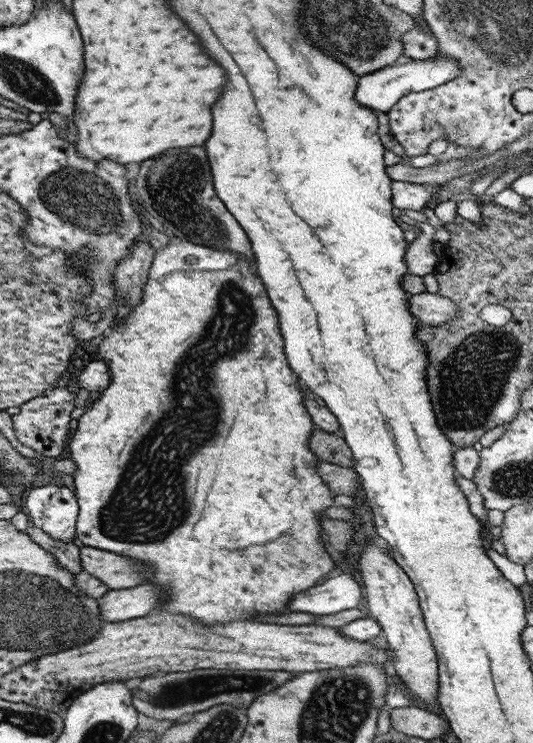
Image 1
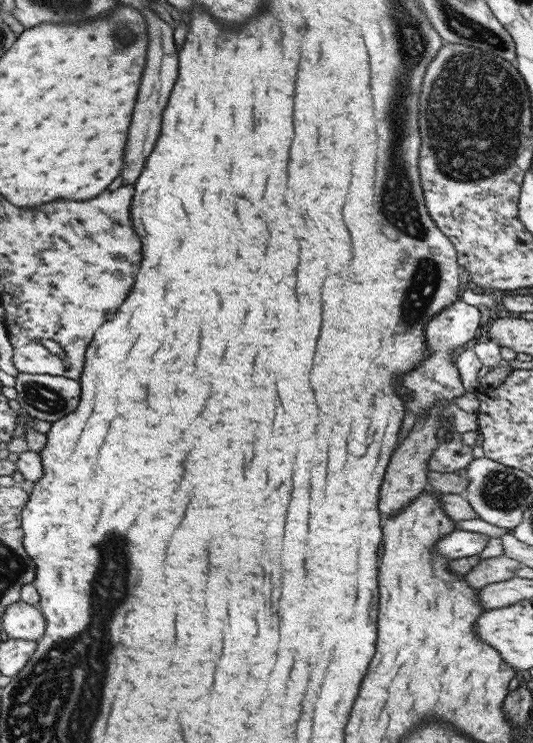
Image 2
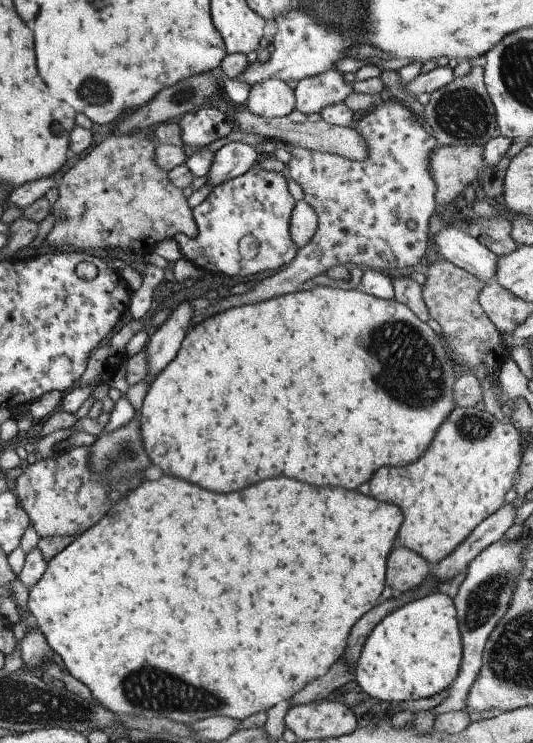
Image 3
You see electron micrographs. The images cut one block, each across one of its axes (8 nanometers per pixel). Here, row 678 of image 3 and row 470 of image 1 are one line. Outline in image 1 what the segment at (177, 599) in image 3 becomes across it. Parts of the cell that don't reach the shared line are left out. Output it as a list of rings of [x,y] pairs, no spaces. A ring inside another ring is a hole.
[[[173,237],[169,238],[169,242],[163,249],[158,249],[154,254],[151,266],[148,268],[147,280],[143,287],[142,297],[140,302],[134,305],[134,307],[120,320],[113,320],[114,324],[109,326],[108,330],[104,333],[103,339],[98,344],[98,355],[100,361],[105,363],[107,370],[109,370],[109,385],[105,389],[101,390],[101,394],[91,406],[78,418],[76,430],[70,432],[67,440],[68,446],[66,446],[66,452],[69,452],[68,459],[74,462],[74,473],[72,478],[75,487],[76,504],[78,506],[78,515],[75,521],[75,532],[77,538],[82,542],[83,546],[95,547],[103,549],[115,554],[121,553],[123,556],[137,559],[143,564],[149,564],[153,570],[153,574],[150,574],[146,578],[144,583],[153,583],[159,585],[164,590],[164,598],[162,598],[162,606],[160,610],[155,611],[167,611],[168,613],[185,615],[191,617],[194,621],[201,623],[202,625],[220,625],[226,622],[236,621],[256,621],[256,616],[260,614],[271,614],[271,613],[282,613],[286,610],[286,604],[288,600],[294,596],[295,593],[305,590],[306,588],[312,587],[317,584],[317,580],[321,576],[325,576],[331,571],[334,564],[331,561],[329,555],[325,552],[323,544],[325,543],[325,534],[320,528],[318,514],[323,515],[325,510],[334,506],[332,504],[332,498],[337,496],[335,491],[331,491],[325,486],[325,483],[319,478],[316,471],[316,464],[319,462],[318,458],[308,449],[307,441],[311,432],[315,428],[313,422],[309,419],[309,415],[303,406],[303,391],[301,391],[300,382],[297,376],[289,369],[288,363],[284,355],[283,339],[280,335],[278,328],[278,318],[275,309],[271,306],[266,290],[263,284],[259,280],[259,277],[253,271],[253,264],[249,266],[250,262],[247,262],[240,254],[234,252],[227,252],[226,250],[217,250],[216,248],[209,248],[208,246],[199,246],[192,242],[181,240],[180,238]]]

